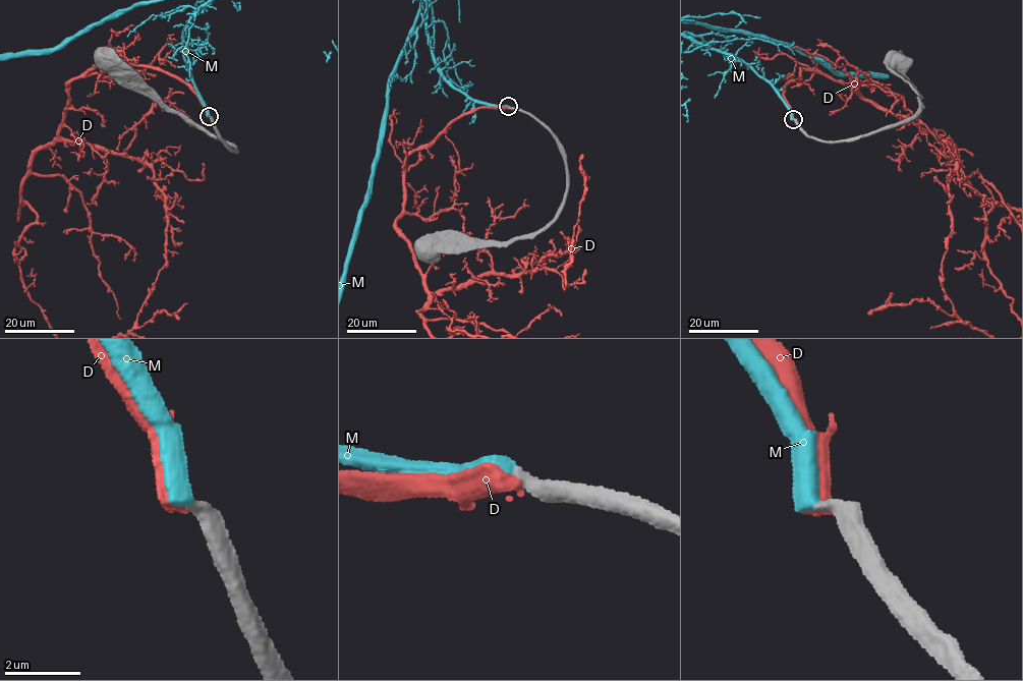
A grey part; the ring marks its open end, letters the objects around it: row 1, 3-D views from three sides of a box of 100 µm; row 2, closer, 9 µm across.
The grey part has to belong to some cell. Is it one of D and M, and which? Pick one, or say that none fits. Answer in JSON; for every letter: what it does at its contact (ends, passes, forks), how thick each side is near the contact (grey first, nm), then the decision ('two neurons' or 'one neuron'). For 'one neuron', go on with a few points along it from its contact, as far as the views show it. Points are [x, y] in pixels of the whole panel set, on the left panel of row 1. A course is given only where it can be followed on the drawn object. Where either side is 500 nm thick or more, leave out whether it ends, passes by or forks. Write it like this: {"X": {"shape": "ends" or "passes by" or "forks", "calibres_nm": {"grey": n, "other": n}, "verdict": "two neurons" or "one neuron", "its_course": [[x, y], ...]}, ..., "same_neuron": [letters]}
{"D": {"shape": "ends", "calibres_nm": {"grey": 420, "other": 460}, "verdict": "two neurons"}, "M": {"calibres_nm": {"grey": 400, "other": 550}, "verdict": "one neuron"}, "same_neuron": ["M"]}

